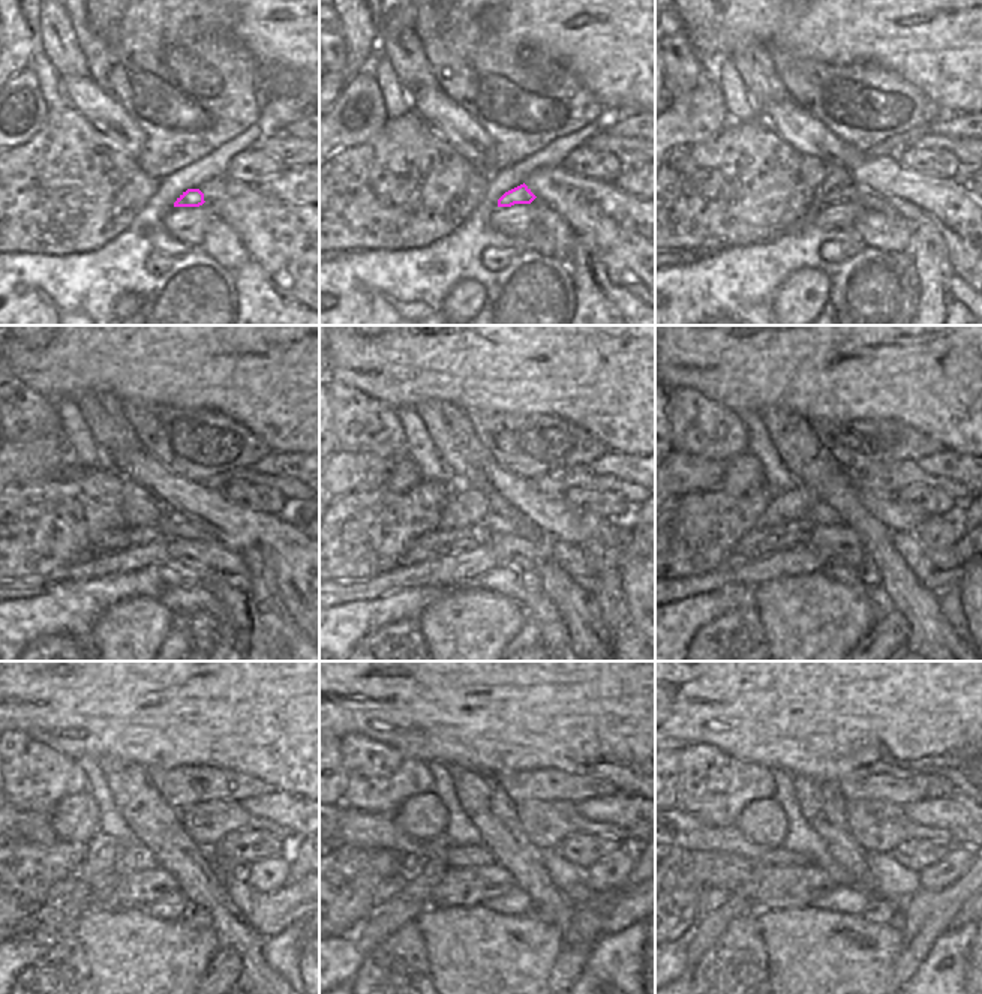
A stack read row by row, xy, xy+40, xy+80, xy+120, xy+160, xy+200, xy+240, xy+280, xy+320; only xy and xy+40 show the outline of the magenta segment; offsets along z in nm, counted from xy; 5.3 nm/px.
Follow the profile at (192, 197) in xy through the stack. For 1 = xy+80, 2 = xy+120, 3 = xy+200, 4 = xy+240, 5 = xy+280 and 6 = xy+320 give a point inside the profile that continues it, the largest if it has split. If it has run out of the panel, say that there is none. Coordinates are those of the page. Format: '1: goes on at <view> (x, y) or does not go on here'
1: goes on at xy+80 (846, 194)
2: goes on at xy+120 (144, 535)
3: goes on at xy+200 (759, 543)
4: goes on at xy+240 (62, 889)
5: goes on at xy+280 (389, 888)
6: goes on at xy+320 (711, 898)

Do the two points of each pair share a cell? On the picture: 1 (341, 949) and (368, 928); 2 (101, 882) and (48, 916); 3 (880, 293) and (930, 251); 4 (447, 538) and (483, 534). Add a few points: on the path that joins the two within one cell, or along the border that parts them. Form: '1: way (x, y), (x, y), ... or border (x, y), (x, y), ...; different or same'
1: border (351, 937), (356, 948), (365, 957); different
2: way (90, 895), (86, 895), (62, 916); same
3: border (906, 255), (919, 282); different
4: way (456, 538), (474, 535); same

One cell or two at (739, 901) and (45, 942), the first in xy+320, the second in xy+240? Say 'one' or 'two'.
two

